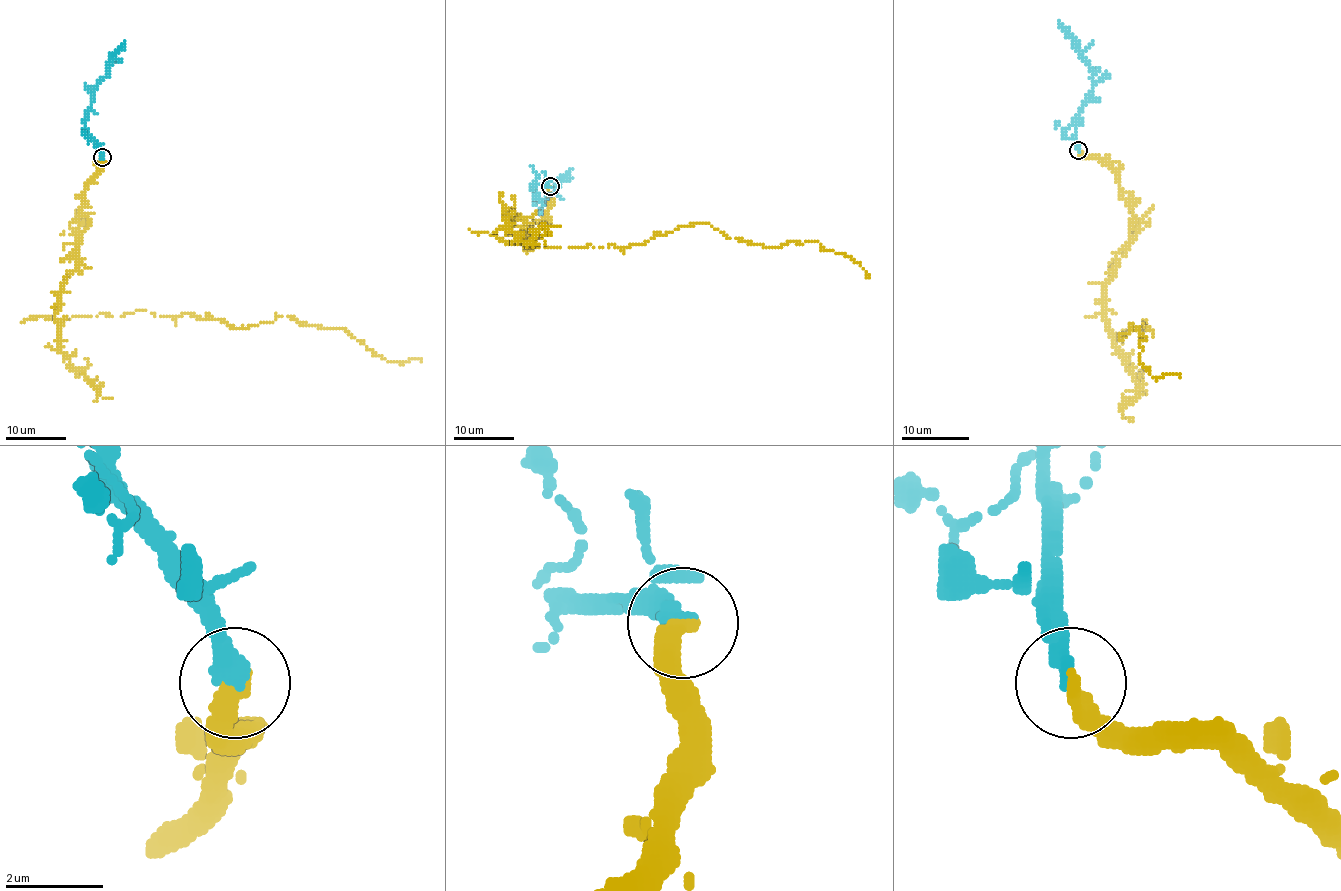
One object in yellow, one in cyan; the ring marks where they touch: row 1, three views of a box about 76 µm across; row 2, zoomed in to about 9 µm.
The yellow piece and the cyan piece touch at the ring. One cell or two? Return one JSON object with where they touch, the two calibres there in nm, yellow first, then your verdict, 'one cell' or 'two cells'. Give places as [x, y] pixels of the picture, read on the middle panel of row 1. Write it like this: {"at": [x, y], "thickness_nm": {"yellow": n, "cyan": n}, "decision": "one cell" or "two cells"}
{"at": [550, 186], "thickness_nm": {"yellow": 440, "cyan": 440}, "decision": "one cell"}

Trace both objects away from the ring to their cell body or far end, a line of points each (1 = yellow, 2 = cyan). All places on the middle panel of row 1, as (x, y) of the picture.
1: (550, 186), (526, 239), (506, 209), (494, 236), (627, 248), (699, 222), (774, 248), (818, 242), (870, 278)
2: (550, 186), (534, 184), (535, 192), (546, 198), (571, 168)

